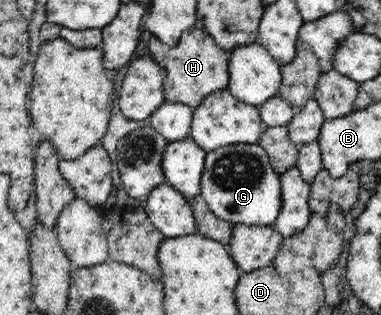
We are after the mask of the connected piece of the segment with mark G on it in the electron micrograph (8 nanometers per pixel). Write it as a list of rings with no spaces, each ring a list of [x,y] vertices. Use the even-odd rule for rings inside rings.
[[[259,143],[222,146],[206,154],[200,196],[214,215],[228,223],[274,226],[282,209],[279,175]]]

